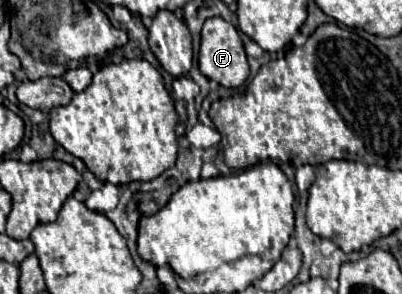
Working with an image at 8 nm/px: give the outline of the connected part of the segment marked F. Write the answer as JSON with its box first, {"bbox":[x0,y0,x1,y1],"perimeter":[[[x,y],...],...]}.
{"bbox":[198,17,248,87],"perimeter":[[[210,17],[210,21],[202,27],[202,43],[198,53],[198,67],[200,73],[208,79],[214,79],[216,83],[224,87],[240,87],[248,79],[248,61],[242,39],[236,31],[236,27],[228,21],[222,21],[222,17]]]}

